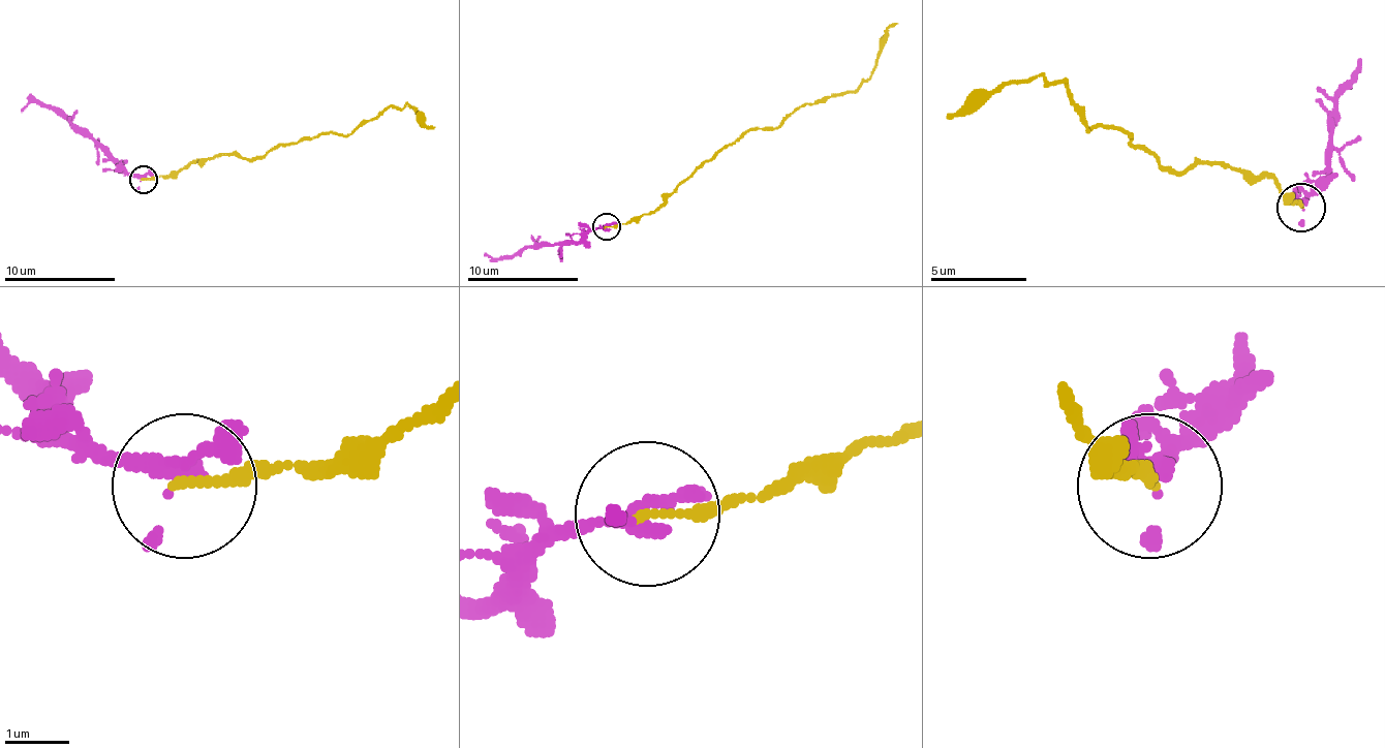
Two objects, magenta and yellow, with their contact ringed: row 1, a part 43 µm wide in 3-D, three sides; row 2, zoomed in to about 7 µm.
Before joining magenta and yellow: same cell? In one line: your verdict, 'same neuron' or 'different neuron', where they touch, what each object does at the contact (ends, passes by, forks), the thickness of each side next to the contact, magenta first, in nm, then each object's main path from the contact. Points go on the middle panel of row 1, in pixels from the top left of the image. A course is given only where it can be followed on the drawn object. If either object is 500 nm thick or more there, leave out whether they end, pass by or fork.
different neuron; place (606, 226); magenta forks; yellow ends; calibres 160 and 160 nm; course magenta (604, 228), (590, 228), (576, 242), (526, 245), (513, 256), (493, 259), (485, 253); course yellow (607, 225), (653, 212), (745, 131), (775, 129), (792, 113), (856, 90), (869, 76), (881, 37), (897, 24)

